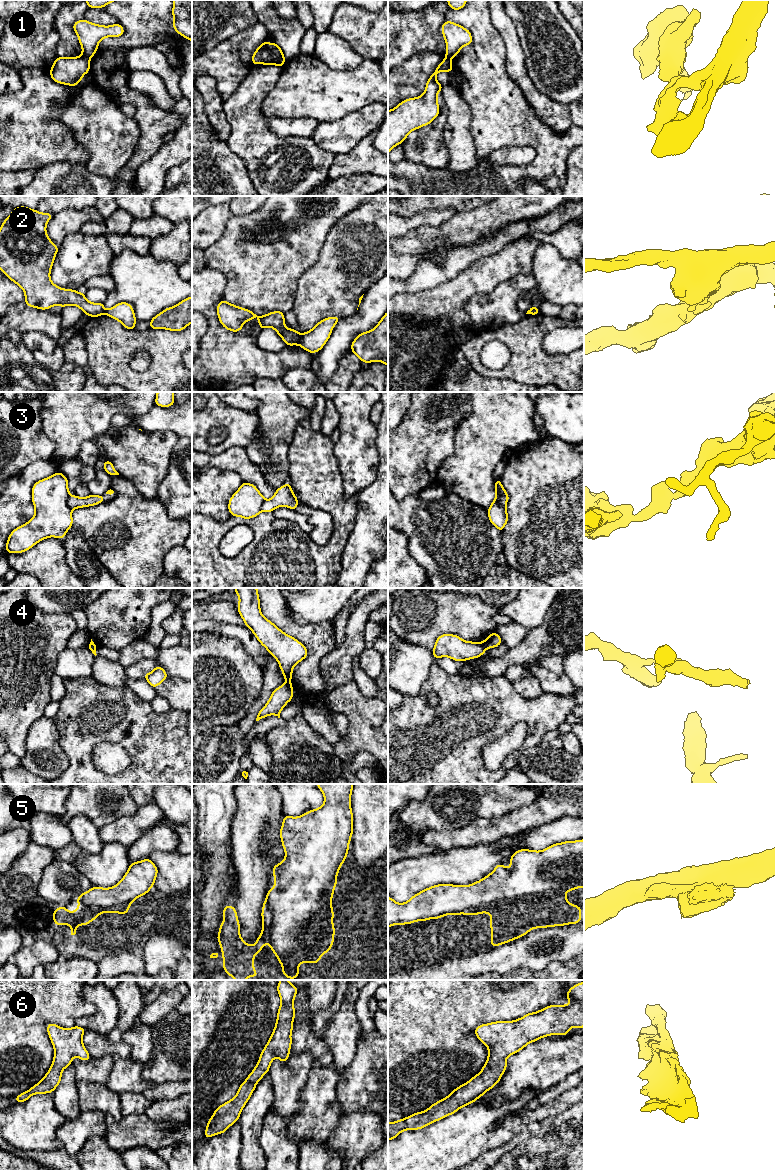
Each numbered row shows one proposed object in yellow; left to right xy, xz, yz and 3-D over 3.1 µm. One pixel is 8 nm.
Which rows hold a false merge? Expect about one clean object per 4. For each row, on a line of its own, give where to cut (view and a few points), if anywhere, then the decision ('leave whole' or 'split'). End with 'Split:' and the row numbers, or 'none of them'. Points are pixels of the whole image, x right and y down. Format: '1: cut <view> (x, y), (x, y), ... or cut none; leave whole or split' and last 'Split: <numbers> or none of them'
1: cut xy (82, 54), (89, 59); split
2: cut xz (301, 335), (301, 340), (298, 344); split
3: cut yz (505, 491), (500, 501), (501, 505); split
4: cut yz (482, 642), (486, 648); split
5: cut none; leave whole
6: cut none; leave whole
Split: 1, 2, 3, 4

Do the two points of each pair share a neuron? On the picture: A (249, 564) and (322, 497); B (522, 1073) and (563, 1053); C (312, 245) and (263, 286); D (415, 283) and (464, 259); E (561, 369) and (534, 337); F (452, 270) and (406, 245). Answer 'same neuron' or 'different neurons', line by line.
A: same neuron
B: same neuron
C: same neuron
D: same neuron
E: same neuron
F: different neurons

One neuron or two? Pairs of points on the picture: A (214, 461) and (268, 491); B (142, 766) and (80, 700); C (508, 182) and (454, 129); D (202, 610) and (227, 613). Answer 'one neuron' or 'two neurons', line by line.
A: one neuron
B: one neuron
C: two neurons
D: one neuron

